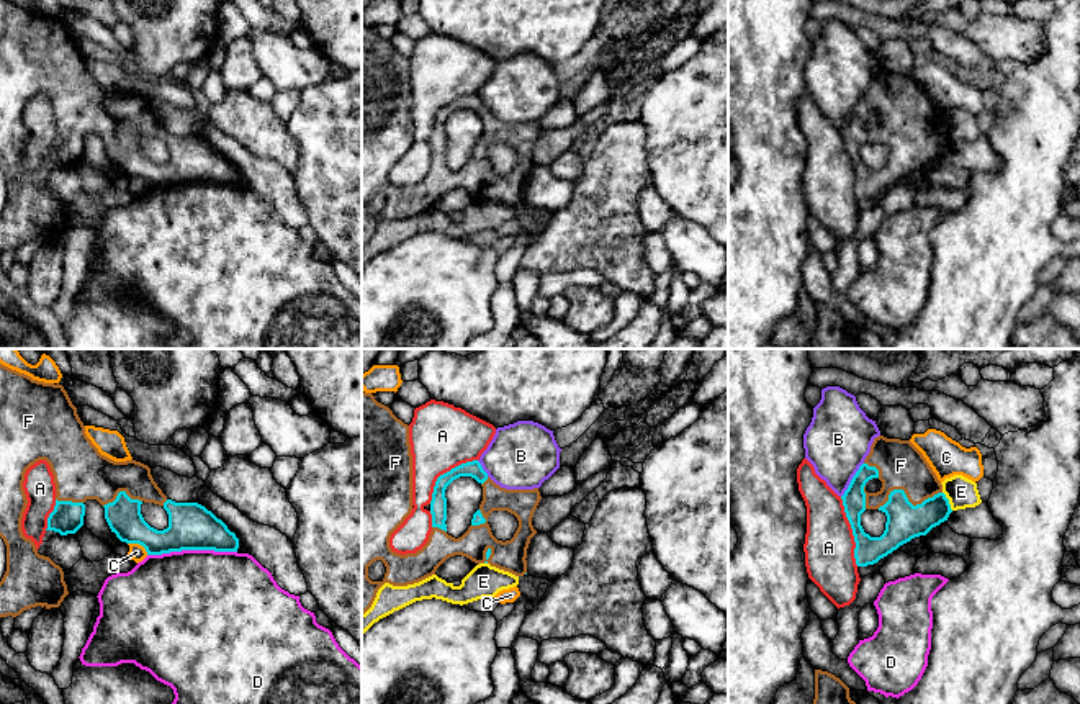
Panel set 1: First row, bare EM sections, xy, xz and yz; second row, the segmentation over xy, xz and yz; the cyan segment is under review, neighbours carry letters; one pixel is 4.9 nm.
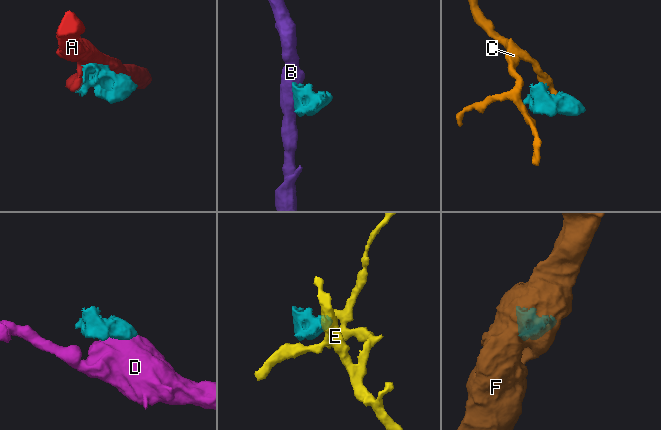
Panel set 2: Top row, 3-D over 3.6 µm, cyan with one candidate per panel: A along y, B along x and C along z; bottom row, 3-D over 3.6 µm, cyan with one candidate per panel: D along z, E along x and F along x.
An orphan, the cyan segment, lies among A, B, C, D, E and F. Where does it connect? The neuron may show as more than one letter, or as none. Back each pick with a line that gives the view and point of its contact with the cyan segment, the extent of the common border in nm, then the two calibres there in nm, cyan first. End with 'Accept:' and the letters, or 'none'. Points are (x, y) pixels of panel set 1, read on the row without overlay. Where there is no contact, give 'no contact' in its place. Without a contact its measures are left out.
F: meets cyan in yz at (905, 130); contact 340 nm long; 180 nm thick on the cyan side, 220 nm on the other
Accept: F

